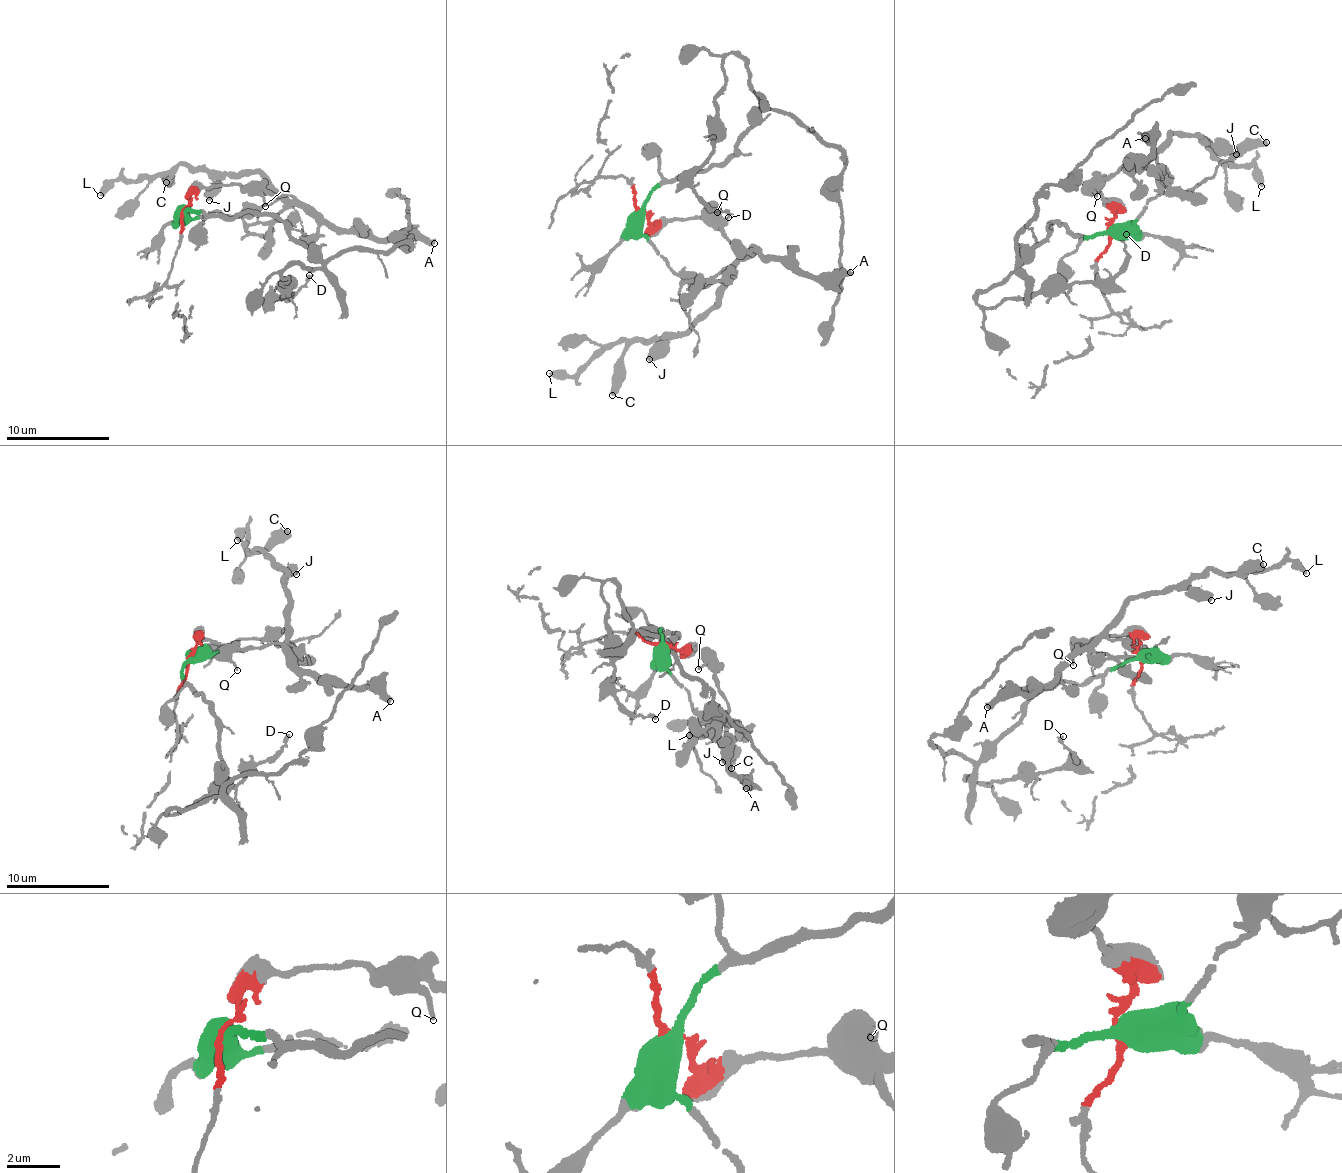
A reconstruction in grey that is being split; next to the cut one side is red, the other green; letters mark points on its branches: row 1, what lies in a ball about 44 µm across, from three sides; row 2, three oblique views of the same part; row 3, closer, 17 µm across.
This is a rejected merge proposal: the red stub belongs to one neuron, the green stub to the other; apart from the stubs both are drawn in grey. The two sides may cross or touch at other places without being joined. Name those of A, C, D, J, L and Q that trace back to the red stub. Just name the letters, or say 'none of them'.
A, C, J, L, Q

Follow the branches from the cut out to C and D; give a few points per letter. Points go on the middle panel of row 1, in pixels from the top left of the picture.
C: (639, 209), (653, 224), (704, 217), (719, 228), (738, 263), (688, 330), (637, 341), (625, 352), (613, 395)
D: (639, 209), (661, 183), (734, 155), (760, 101), (732, 53), (712, 147), (693, 178), (728, 218)

